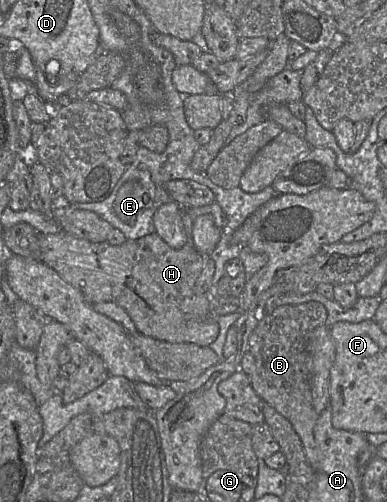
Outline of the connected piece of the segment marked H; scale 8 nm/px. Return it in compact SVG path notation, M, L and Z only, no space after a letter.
M64 232L38 234L38 240L42 262L79 289L88 302L118 304L127 312L140 334L170 343L194 343L207 347L216 340L219 325L216 318L210 317L210 295L195 292L195 283L204 268L205 258L194 246L186 243L182 248L174 249L157 232L135 240L127 239L118 246L111 245L108 241L93 243Z

